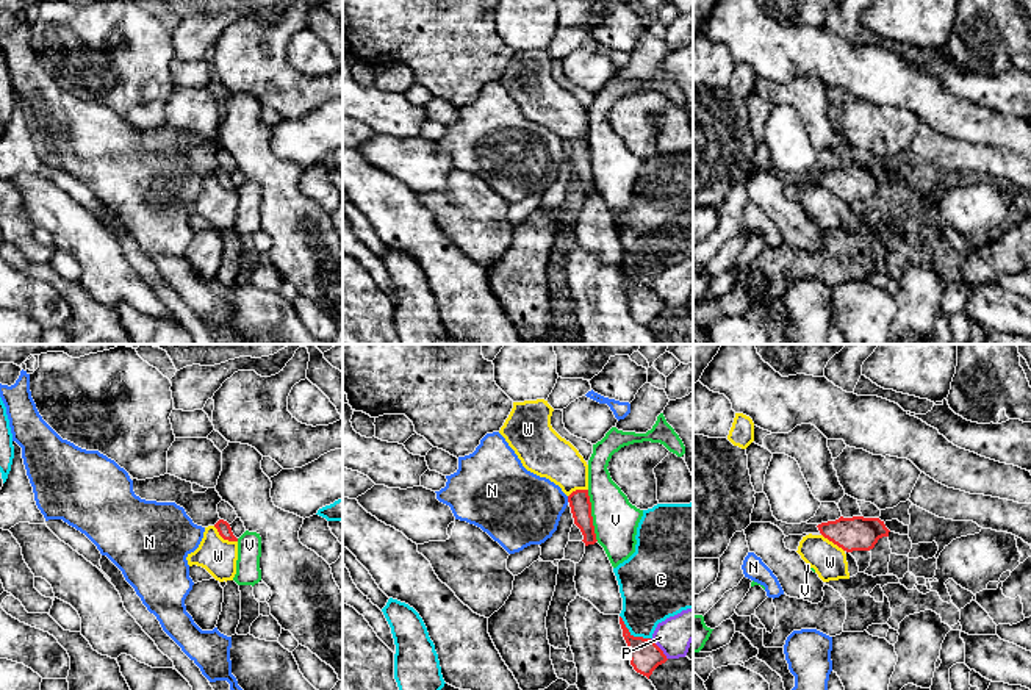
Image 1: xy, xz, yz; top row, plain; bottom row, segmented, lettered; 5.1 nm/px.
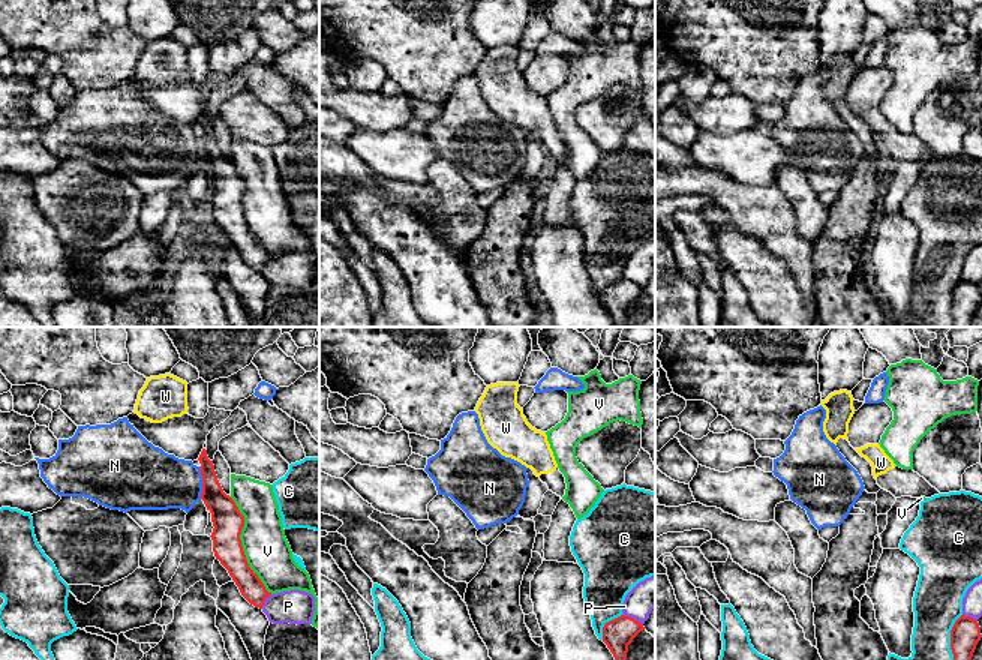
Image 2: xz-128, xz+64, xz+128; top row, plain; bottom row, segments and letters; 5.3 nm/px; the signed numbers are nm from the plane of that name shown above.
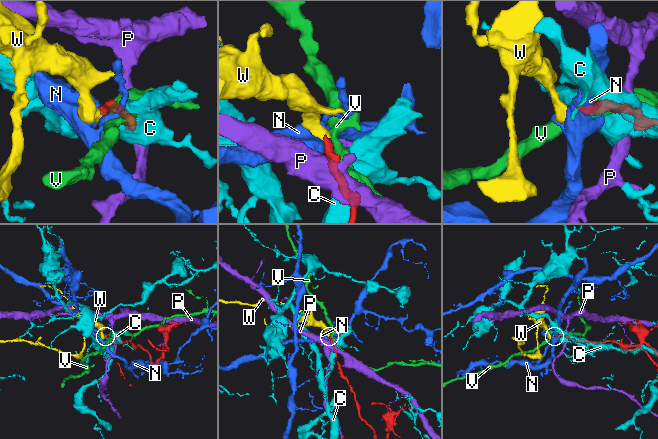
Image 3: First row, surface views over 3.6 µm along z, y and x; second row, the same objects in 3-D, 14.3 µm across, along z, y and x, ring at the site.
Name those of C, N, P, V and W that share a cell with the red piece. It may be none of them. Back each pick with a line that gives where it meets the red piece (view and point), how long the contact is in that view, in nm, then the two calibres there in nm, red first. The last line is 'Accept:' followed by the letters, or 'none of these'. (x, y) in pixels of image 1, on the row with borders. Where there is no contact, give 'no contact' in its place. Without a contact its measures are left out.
Accept: none of these

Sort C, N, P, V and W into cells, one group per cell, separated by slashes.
C / N / P / V / W

